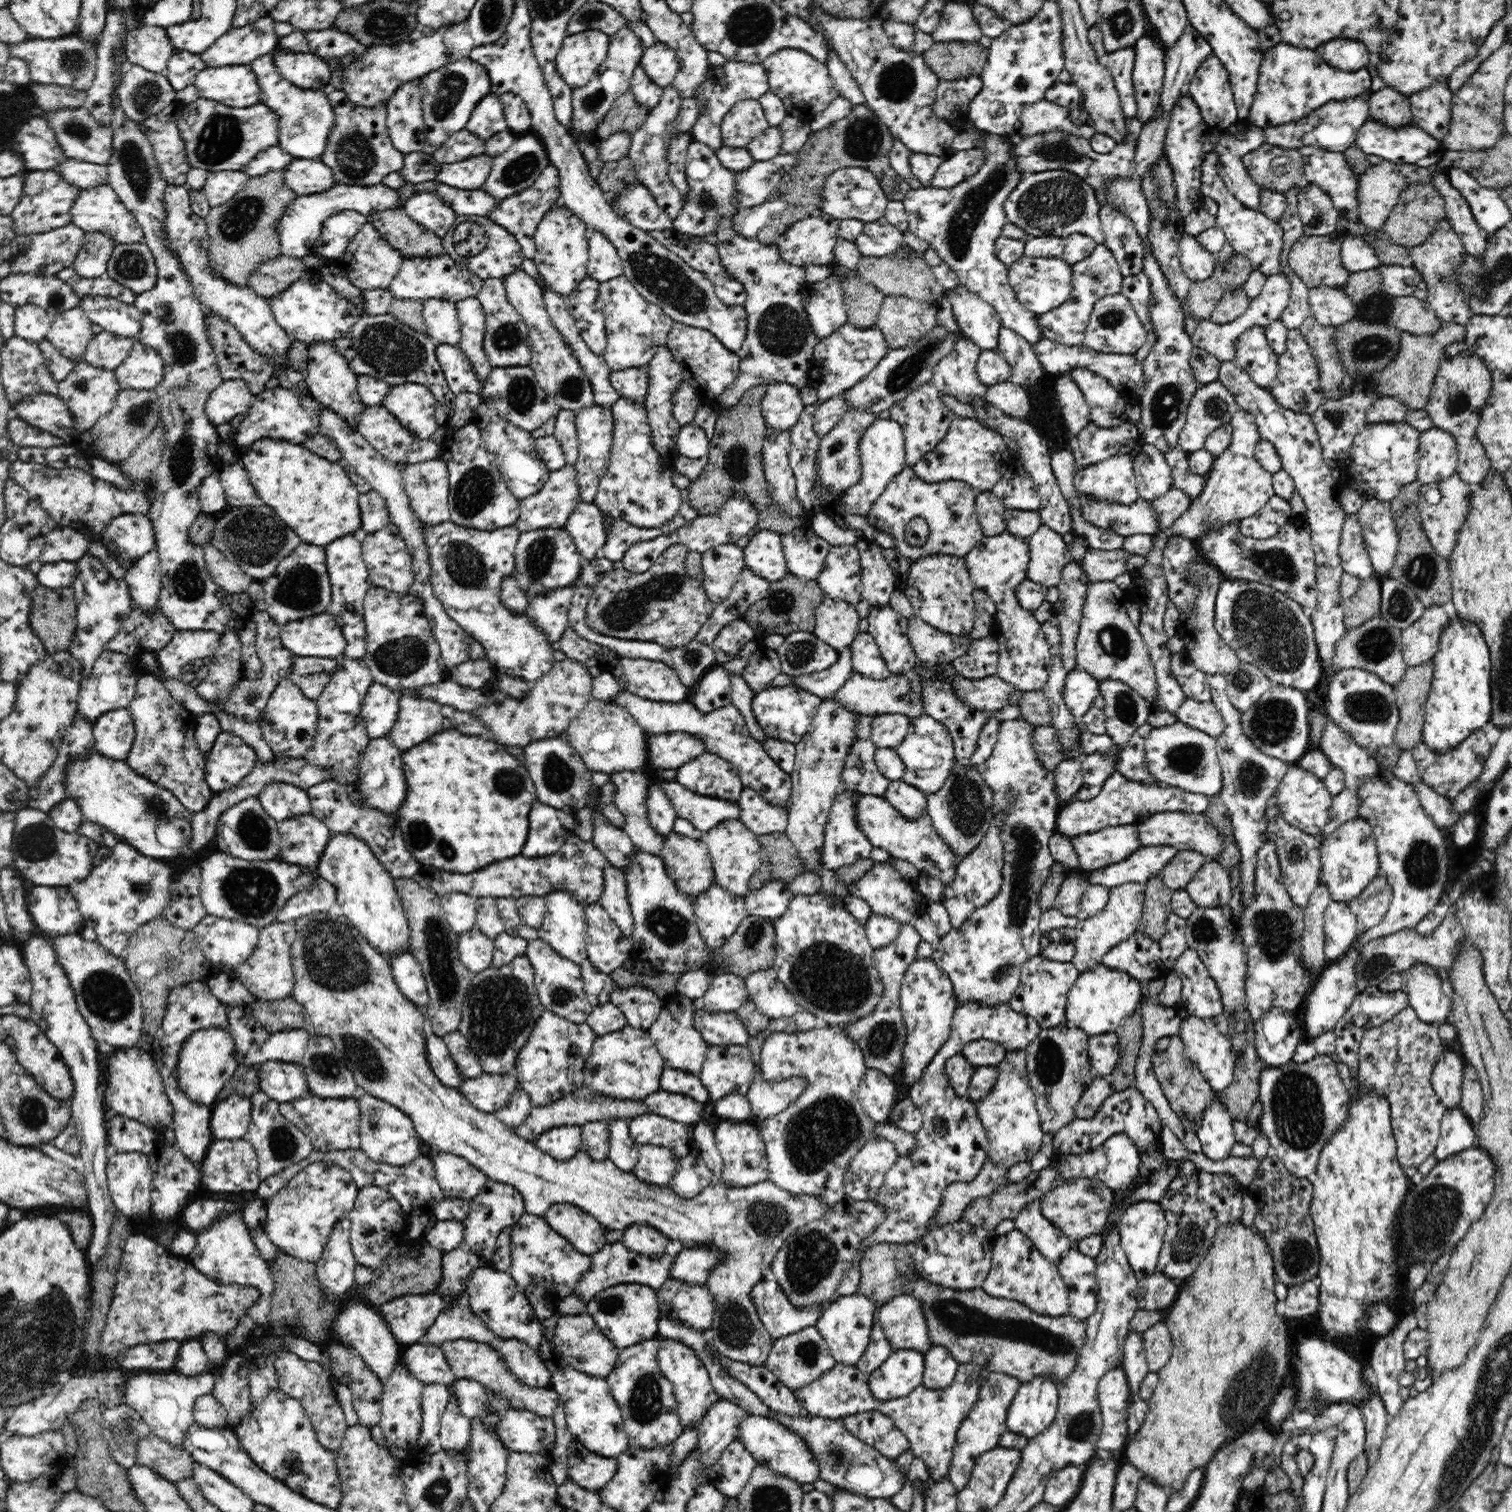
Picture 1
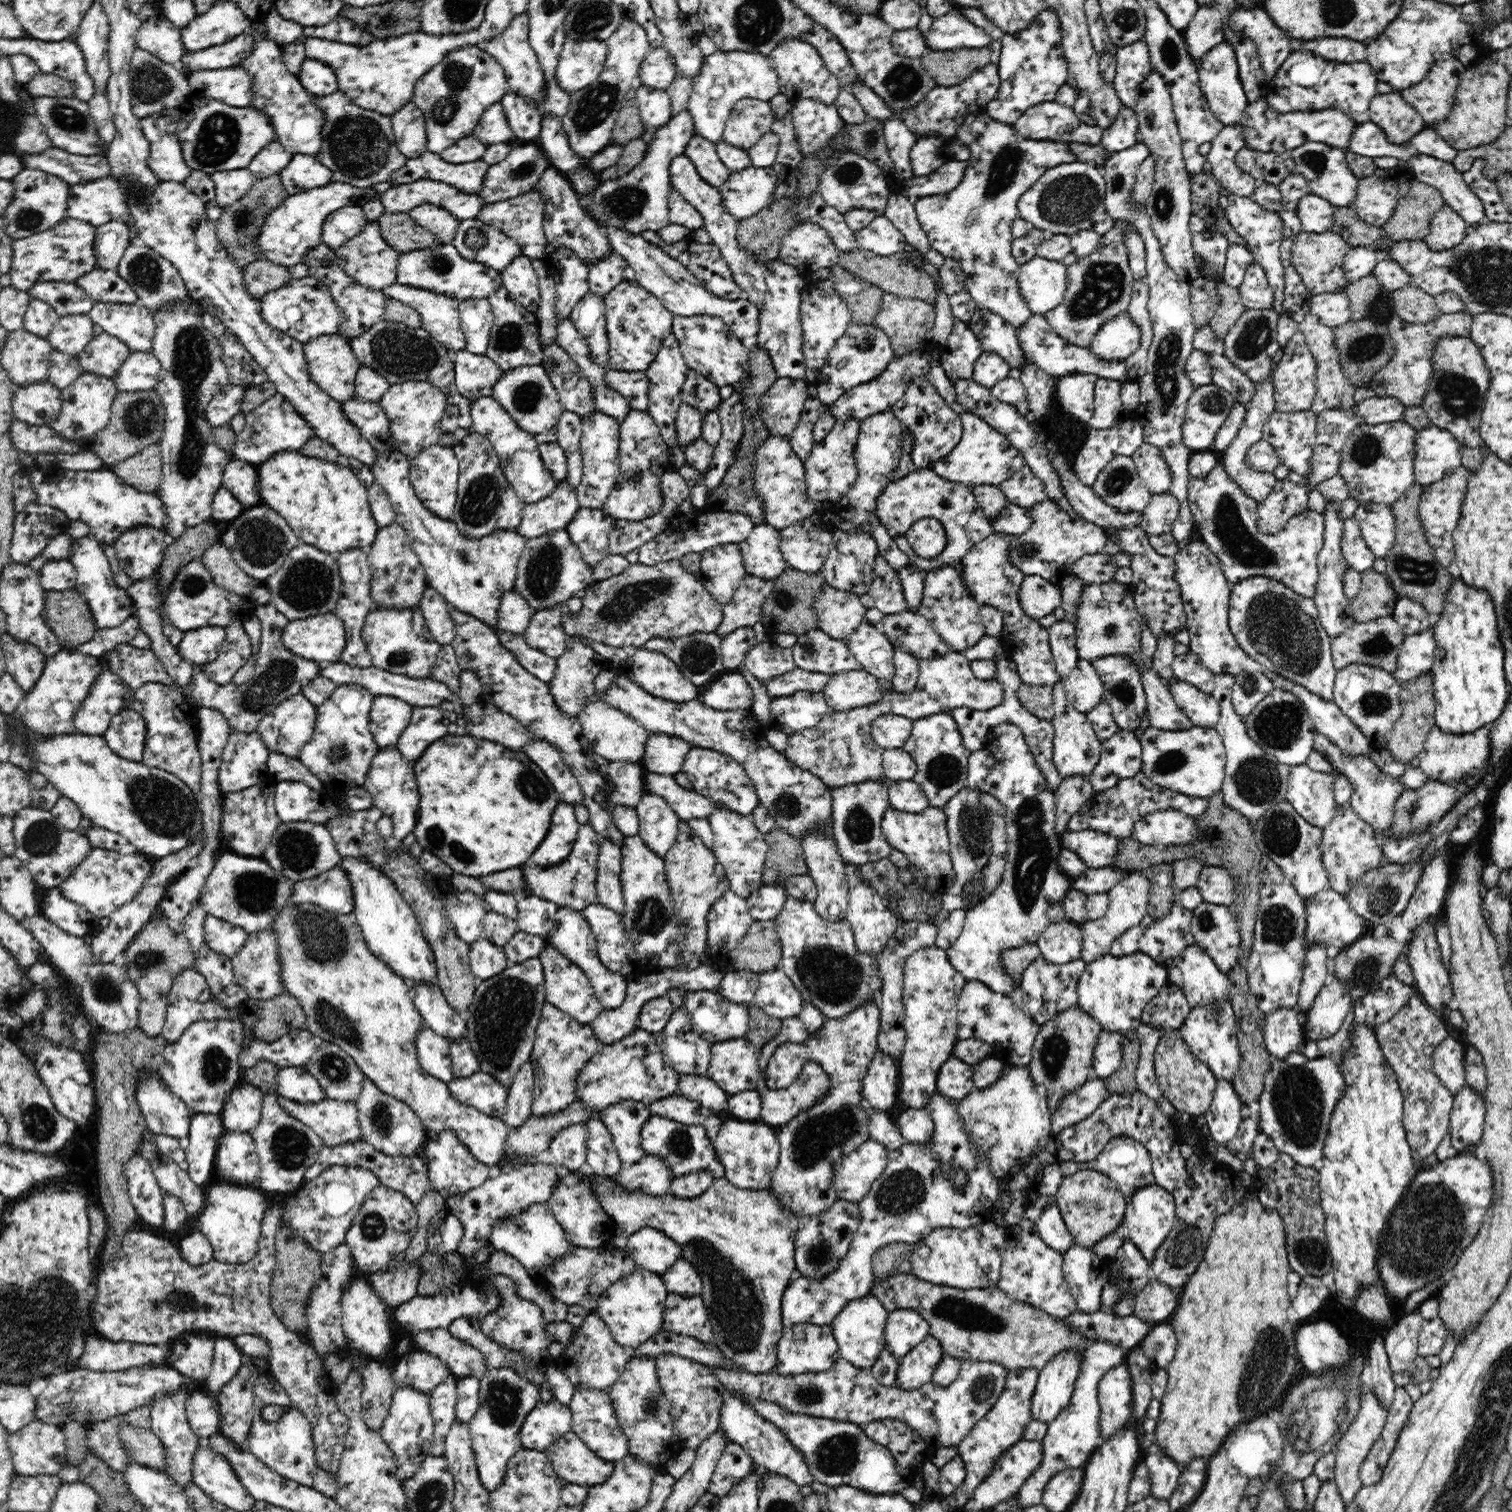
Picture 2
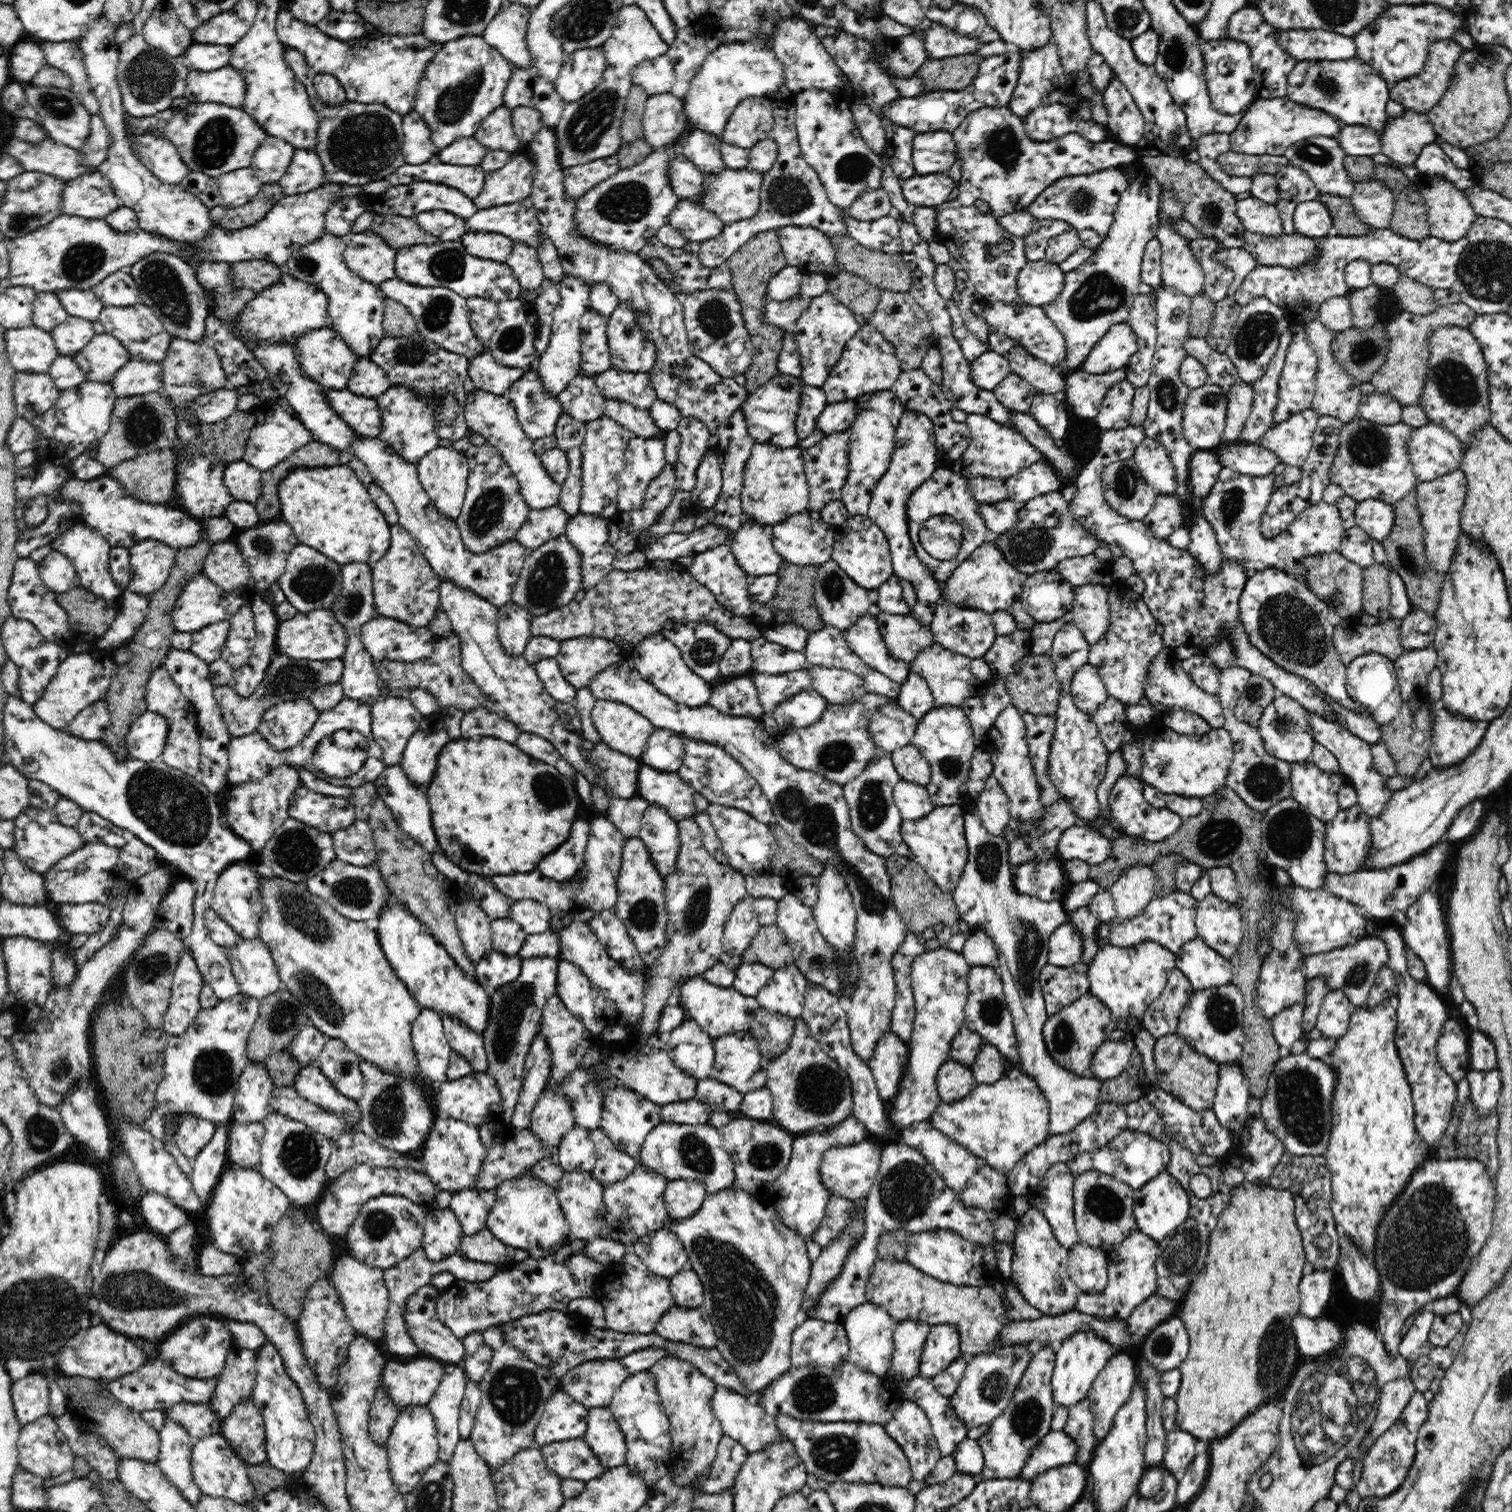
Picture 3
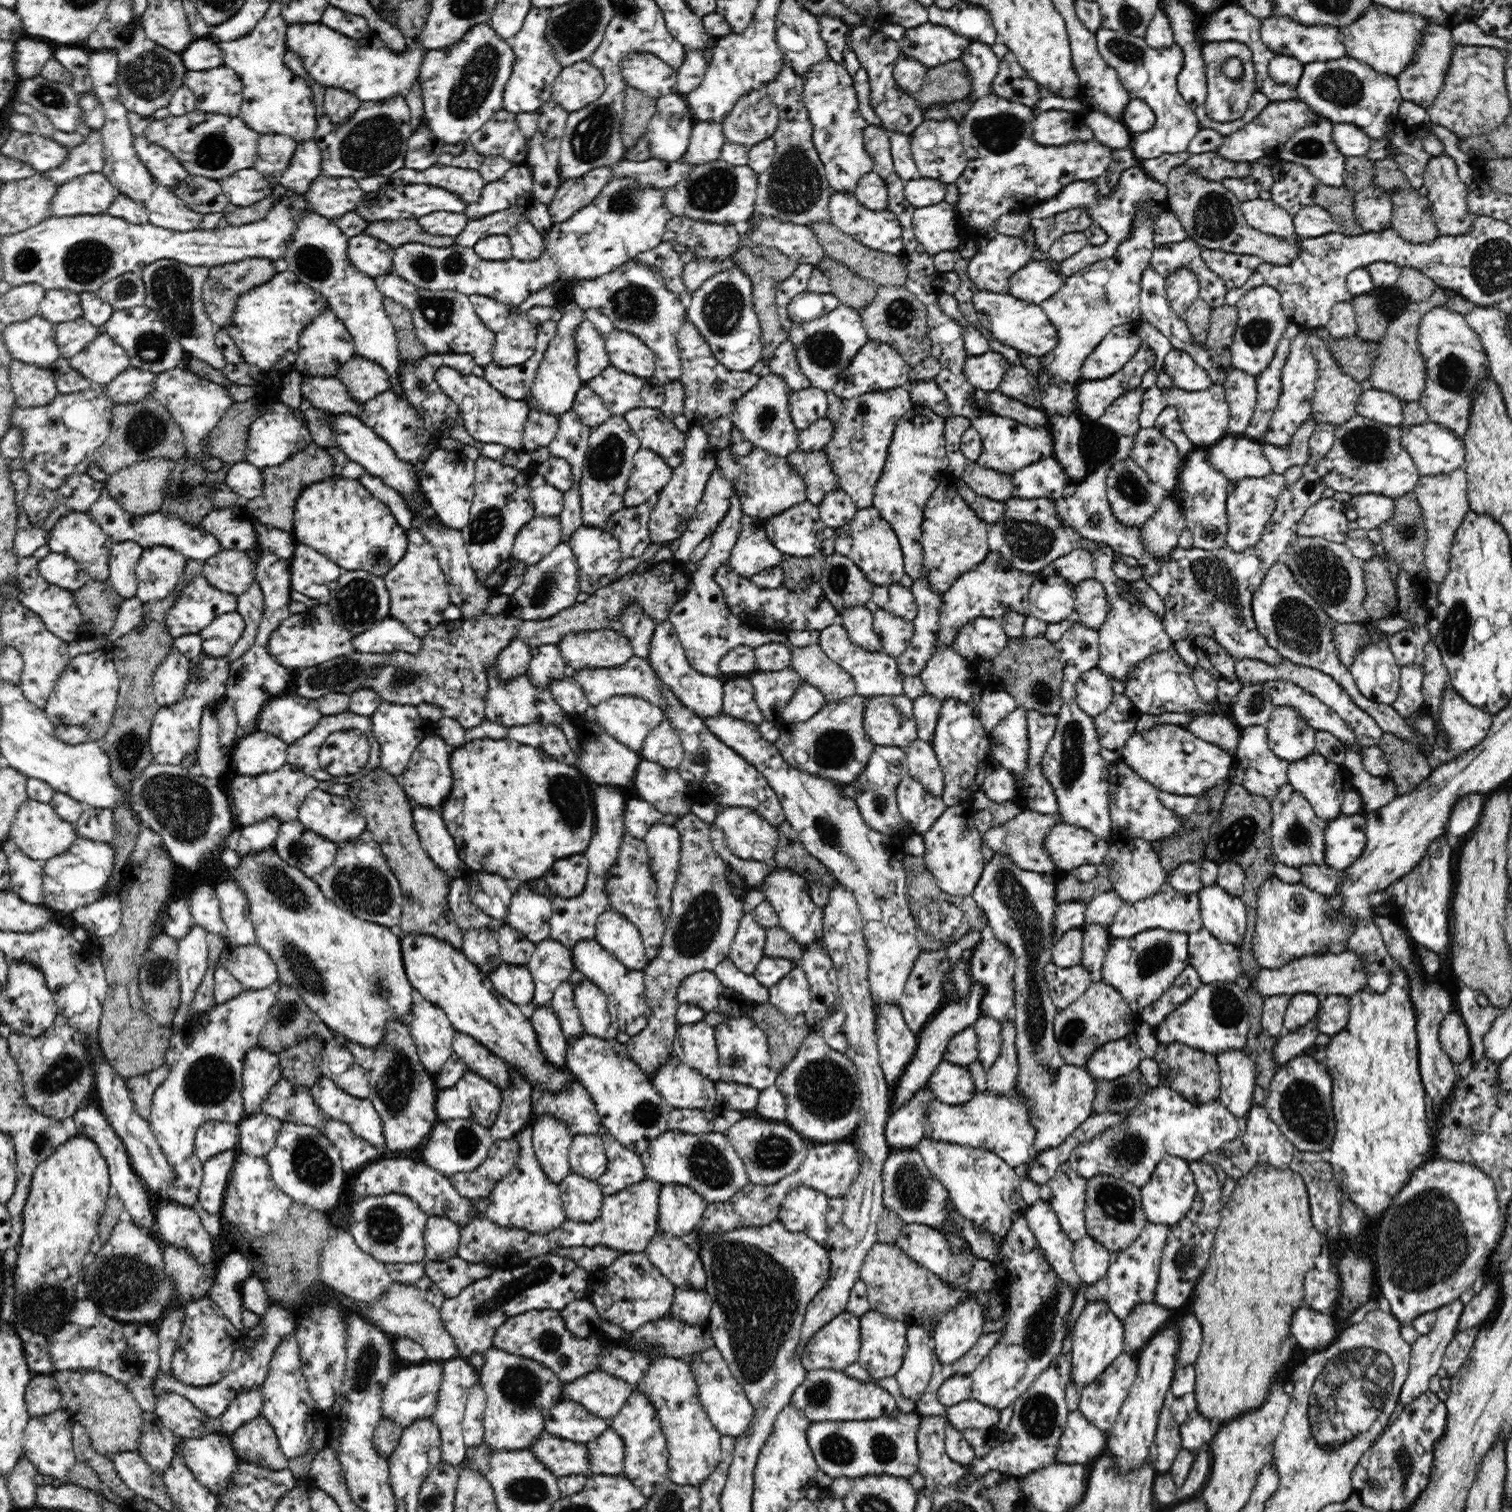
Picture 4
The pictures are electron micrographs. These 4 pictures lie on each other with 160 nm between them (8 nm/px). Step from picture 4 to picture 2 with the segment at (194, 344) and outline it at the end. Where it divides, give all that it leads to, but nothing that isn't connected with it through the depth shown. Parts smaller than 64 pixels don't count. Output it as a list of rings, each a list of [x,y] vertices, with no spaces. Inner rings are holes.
[[[141,243],[130,244],[126,248],[116,272],[136,292],[139,303],[150,311],[156,311],[167,303],[174,303],[175,300],[184,303],[189,296],[189,291],[178,270],[158,252]]]

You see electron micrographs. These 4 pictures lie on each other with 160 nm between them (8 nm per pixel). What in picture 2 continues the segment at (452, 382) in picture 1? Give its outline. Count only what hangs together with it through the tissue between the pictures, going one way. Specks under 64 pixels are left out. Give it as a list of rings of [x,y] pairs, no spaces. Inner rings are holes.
[[[466,349],[452,352],[451,358],[457,391],[469,399],[491,396],[492,388],[503,371],[492,359]]]

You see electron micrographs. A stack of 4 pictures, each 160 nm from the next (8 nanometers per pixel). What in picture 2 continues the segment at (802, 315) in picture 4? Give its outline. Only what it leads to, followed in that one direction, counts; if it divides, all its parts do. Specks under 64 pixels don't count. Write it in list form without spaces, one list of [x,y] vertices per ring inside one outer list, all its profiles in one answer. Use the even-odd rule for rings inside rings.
[[[593,218],[598,224],[600,231],[611,243],[613,252],[626,260],[629,267],[633,269],[632,278],[637,284],[650,292],[660,303],[674,316],[684,318],[694,318],[694,316],[712,316],[720,318],[730,333],[746,343],[751,337],[756,337],[759,329],[759,309],[751,304],[748,299],[726,300],[710,292],[708,288],[694,277],[684,264],[677,259],[670,257],[664,250],[656,244],[644,240],[641,234],[632,234],[623,228],[616,228],[611,224],[606,224]]]

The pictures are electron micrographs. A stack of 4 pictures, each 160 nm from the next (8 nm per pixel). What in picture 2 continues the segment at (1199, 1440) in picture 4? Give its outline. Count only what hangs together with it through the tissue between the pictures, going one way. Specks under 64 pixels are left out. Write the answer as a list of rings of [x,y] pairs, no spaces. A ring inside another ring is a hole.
[[[1154,1444],[1142,1449],[1141,1462],[1148,1467],[1150,1473],[1151,1488],[1148,1495],[1168,1501],[1178,1487],[1180,1467],[1174,1463],[1172,1457],[1164,1455],[1162,1449],[1158,1449]]]

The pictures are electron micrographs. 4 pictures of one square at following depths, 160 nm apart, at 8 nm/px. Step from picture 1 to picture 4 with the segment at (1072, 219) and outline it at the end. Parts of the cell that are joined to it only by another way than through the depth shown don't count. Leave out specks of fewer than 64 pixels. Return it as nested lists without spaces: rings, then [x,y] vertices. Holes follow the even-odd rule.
[[[1136,165],[1126,168],[1124,172],[1120,172],[1114,190],[1108,192],[1108,194],[1104,194],[1104,196],[1099,194],[1098,187],[1093,180],[1070,182],[1070,184],[1066,184],[1064,188],[1061,188],[1058,194],[1054,194],[1054,196],[1041,201],[1037,206],[1034,206],[1026,213],[1031,219],[1042,220],[1072,209],[1086,209],[1086,213],[1088,213],[1090,219],[1092,219],[1092,224],[1098,225],[1106,232],[1108,239],[1104,244],[1100,244],[1100,246],[1086,244],[1086,246],[1080,248],[1076,254],[1070,256],[1068,260],[1059,263],[1061,274],[1067,280],[1072,280],[1079,272],[1082,272],[1082,270],[1090,266],[1090,264],[1113,258],[1120,242],[1123,242],[1127,238],[1128,232],[1130,232],[1130,228],[1132,228],[1132,218],[1134,218],[1134,210],[1136,210],[1138,202],[1149,202],[1149,204],[1153,206],[1151,217],[1155,221],[1156,216],[1158,216],[1160,212],[1171,208],[1167,197],[1167,187],[1160,185],[1160,183],[1154,181],[1154,179],[1146,176],[1142,167]]]

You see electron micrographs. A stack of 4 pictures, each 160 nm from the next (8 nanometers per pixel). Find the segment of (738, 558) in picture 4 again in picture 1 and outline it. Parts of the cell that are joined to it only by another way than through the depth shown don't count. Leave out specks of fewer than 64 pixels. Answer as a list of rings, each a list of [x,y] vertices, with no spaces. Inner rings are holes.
[[[758,532],[743,548],[745,568],[771,583],[782,580],[789,570],[781,540],[777,532]]]

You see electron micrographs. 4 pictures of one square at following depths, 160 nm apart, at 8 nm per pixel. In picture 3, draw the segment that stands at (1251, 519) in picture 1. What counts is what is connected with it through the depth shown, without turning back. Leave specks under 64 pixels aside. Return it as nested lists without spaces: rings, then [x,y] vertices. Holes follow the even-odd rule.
[[[1321,416],[1318,419],[1317,427],[1313,436],[1313,445],[1306,462],[1300,467],[1301,478],[1298,482],[1284,484],[1280,488],[1273,488],[1272,494],[1260,516],[1261,532],[1266,538],[1274,538],[1282,534],[1288,526],[1296,520],[1298,513],[1316,504],[1322,499],[1324,489],[1330,484],[1329,470],[1336,456],[1339,444],[1339,430],[1344,423],[1334,417]]]

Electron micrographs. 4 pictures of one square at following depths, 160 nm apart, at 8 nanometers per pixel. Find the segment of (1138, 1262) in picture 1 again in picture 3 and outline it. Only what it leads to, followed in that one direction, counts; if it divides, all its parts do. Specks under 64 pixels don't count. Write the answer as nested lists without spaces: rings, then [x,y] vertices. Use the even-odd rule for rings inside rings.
[[[1162,1171],[1156,1178],[1148,1181],[1133,1192],[1133,1216],[1137,1231],[1150,1236],[1156,1243],[1160,1243],[1166,1236],[1170,1236],[1189,1214],[1190,1203],[1185,1188],[1178,1183],[1168,1171]]]

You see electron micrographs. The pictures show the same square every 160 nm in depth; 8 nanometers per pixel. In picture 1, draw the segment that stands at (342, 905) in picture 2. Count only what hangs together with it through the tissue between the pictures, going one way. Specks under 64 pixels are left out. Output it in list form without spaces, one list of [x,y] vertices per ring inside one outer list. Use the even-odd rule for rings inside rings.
[[[317,877],[313,885],[294,895],[276,914],[274,922],[285,923],[314,913],[326,913],[336,902],[336,889],[328,881]]]

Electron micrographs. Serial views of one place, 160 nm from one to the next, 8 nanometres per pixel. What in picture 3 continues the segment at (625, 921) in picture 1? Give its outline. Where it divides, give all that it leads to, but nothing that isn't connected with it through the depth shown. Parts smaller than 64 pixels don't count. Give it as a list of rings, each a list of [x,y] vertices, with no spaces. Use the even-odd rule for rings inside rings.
[[[589,815],[588,817],[590,836],[582,867],[585,875],[579,883],[573,885],[559,883],[557,880],[544,876],[537,869],[532,872],[486,876],[484,879],[514,901],[534,899],[548,906],[551,912],[551,930],[555,932],[568,926],[572,920],[587,922],[594,914],[613,909],[618,896],[617,878],[620,874],[623,846],[627,838],[604,815]]]

